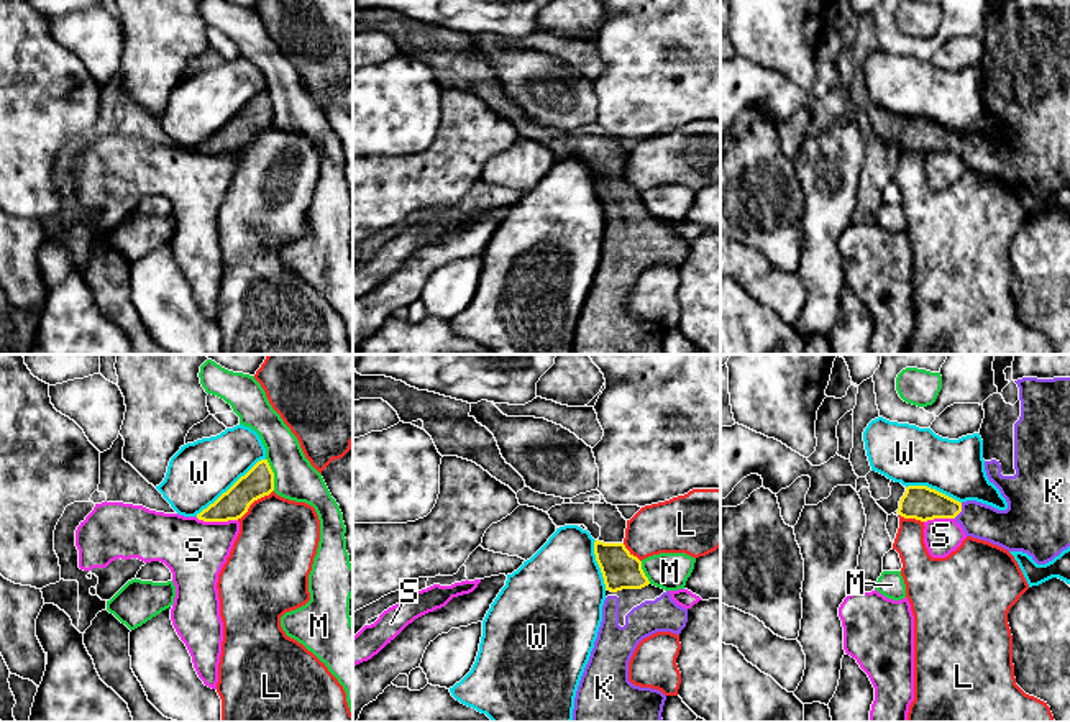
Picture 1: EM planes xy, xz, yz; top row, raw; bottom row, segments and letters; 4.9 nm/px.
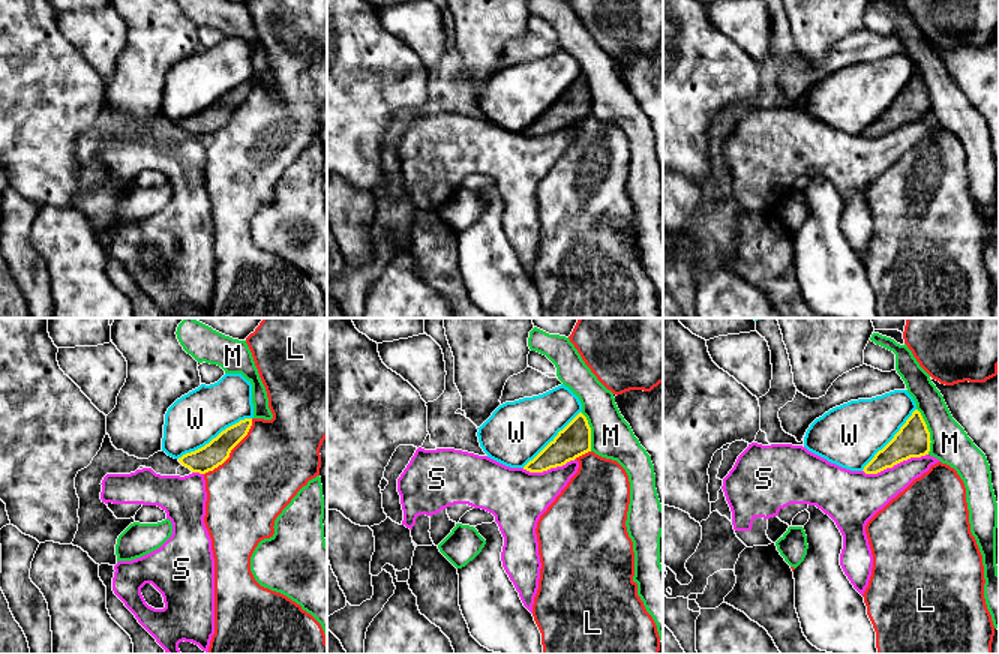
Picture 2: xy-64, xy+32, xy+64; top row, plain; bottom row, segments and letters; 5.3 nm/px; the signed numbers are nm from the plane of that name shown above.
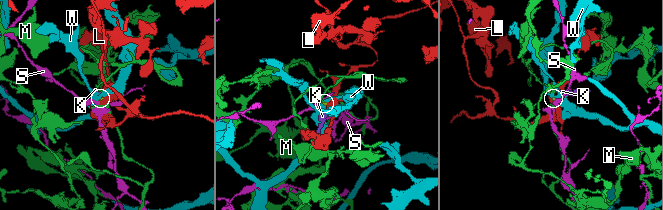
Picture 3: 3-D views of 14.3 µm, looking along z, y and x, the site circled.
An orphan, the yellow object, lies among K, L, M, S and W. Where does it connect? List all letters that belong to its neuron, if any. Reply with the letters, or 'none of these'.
K

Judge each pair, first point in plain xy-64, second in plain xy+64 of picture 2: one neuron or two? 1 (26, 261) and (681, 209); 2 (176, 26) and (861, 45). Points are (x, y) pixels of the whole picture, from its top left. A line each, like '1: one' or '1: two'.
1: one
2: two

